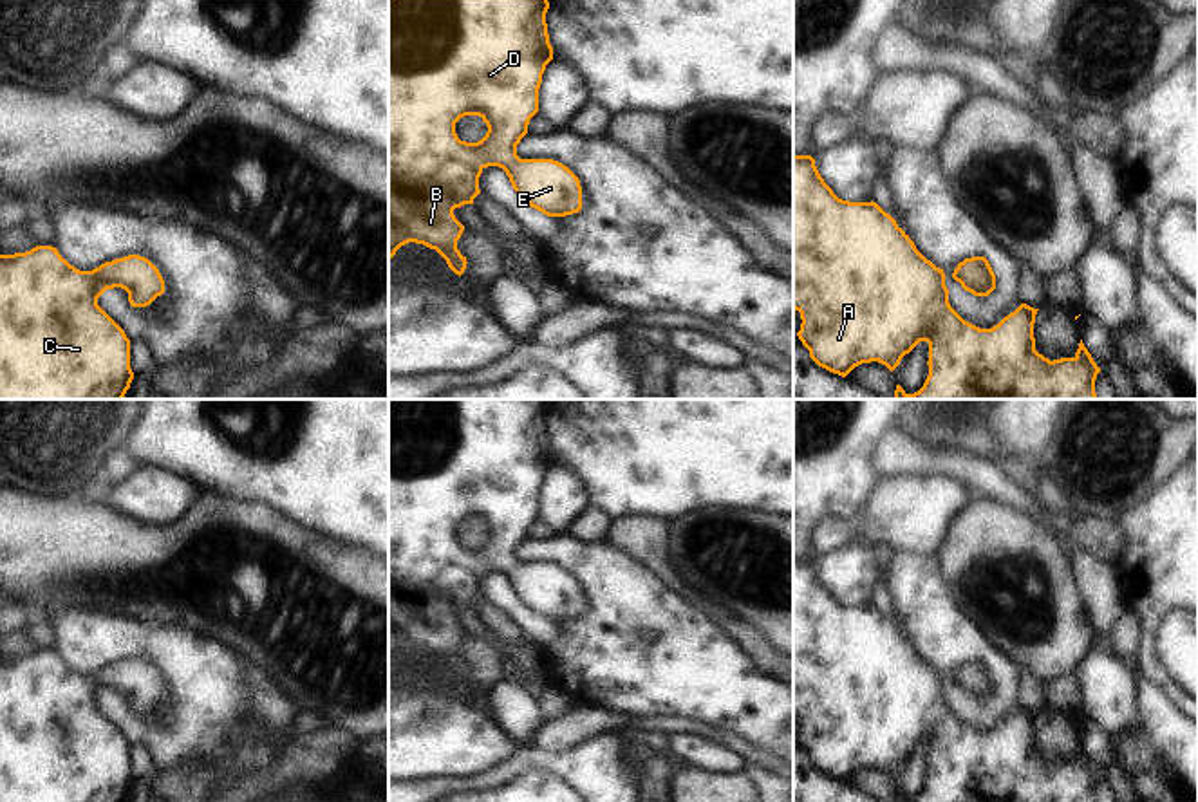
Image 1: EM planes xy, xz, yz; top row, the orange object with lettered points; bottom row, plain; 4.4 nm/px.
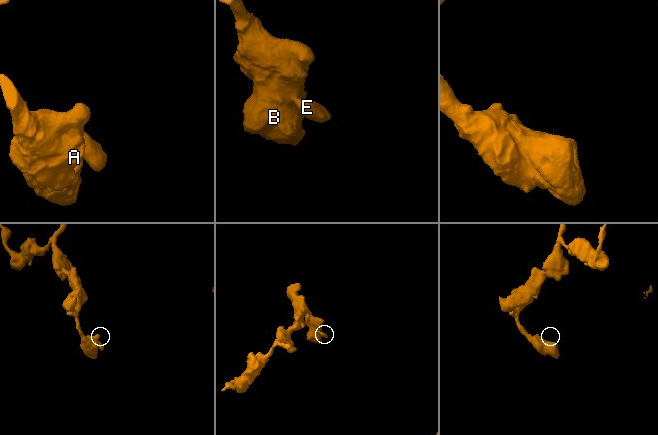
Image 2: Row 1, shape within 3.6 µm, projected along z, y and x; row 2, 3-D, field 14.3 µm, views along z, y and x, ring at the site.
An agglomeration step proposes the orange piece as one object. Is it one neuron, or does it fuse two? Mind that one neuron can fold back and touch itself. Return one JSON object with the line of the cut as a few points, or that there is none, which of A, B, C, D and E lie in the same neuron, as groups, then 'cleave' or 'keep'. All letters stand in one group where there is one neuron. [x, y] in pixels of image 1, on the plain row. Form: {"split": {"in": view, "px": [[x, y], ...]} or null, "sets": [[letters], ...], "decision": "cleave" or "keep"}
{"split": null, "sets": [["A", "B", "C", "D", "E"]], "decision": "keep"}

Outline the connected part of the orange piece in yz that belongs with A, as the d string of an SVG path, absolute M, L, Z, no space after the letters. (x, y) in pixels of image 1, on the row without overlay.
M793 560L793 713L800 717L800 735L797 737L802 750L810 755L810 762L822 773L846 782L855 771L862 768L878 766L891 777L900 769L902 762L909 759L920 746L929 748L929 780L923 791L907 798L896 789L894 802L1097 802L1095 784L1100 773L1084 751L1082 744L1073 762L1061 762L1050 766L1035 755L1034 728L1039 713L1021 708L1014 717L1005 721L992 733L979 733L965 726L949 708L949 694L945 690L943 674L927 665L909 643L909 639L885 618L876 607L849 607L838 603L833 594L820 582L815 564L811 560Z

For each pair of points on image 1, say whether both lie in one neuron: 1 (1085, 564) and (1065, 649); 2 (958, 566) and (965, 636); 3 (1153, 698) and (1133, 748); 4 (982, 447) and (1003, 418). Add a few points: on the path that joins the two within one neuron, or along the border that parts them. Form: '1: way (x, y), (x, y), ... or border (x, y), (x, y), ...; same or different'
1: border (1061, 551), (1068, 559), (1077, 593), (1094, 631); different
2: border (951, 591), (962, 609), (991, 636); different
3: way (1153, 710), (1153, 728), (1146, 736); same
4: border (989, 418), (992, 438), (1016, 459), (1023, 461); different

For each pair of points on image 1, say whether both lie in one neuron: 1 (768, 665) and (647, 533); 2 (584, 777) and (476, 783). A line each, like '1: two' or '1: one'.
1: one
2: one

